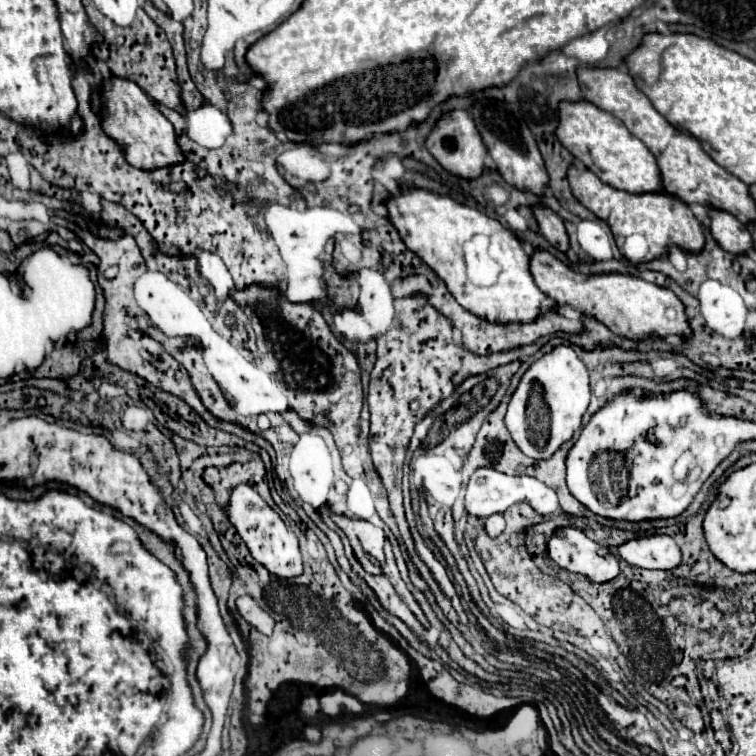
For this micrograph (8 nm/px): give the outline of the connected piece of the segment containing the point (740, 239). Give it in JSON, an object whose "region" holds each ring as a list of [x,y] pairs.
{"region":[[[706,209],[706,217],[710,221],[710,231],[714,239],[724,251],[734,255],[746,255],[754,247],[752,233],[734,215],[716,209]]]}

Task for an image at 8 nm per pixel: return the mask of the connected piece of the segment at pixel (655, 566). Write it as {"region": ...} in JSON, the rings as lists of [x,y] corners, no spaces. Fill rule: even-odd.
{"region":[[[665,534],[643,536],[616,549],[618,557],[630,565],[649,570],[670,571],[682,563],[680,547]]]}

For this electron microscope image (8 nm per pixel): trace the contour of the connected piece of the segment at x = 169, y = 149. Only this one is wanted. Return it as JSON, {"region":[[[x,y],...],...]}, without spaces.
{"region":[[[112,77],[104,81],[104,95],[94,95],[92,103],[102,115],[102,127],[110,137],[122,141],[126,147],[126,161],[144,171],[154,171],[160,167],[172,167],[186,161],[178,141],[174,125],[158,111],[156,103],[132,81]]]}

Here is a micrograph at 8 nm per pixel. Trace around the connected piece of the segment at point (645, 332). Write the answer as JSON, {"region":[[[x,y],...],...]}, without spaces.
{"region":[[[536,251],[532,255],[530,271],[534,273],[536,285],[556,303],[574,307],[586,317],[594,317],[604,323],[618,337],[642,341],[648,337],[680,335],[690,337],[692,329],[686,319],[686,307],[668,287],[660,287],[638,277],[610,273],[610,275],[580,275],[574,273],[566,263],[558,261],[548,251]]]}

